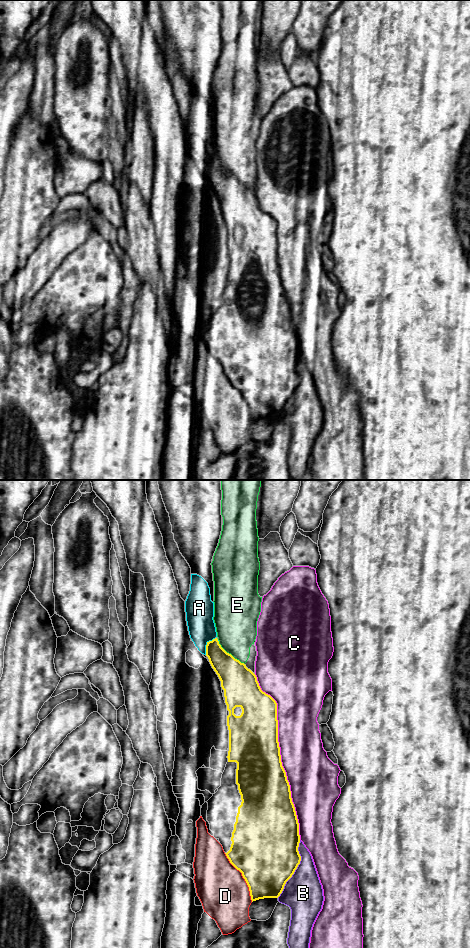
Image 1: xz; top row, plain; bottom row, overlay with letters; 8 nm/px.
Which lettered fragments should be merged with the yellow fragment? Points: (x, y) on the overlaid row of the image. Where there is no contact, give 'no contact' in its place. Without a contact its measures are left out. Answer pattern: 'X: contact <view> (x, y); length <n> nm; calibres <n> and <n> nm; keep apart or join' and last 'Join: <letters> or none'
A: contact xz (206, 645); length 170 nm; calibres 200 and 220 nm; keep apart
B: contact xz (296, 868); length 500 nm; calibres 480 and 320 nm; keep apart
C: contact xz (280, 756); length 1400 nm; calibres 400 and 360 nm; keep apart
D: contact xz (243, 877); length 460 nm; calibres 480 and 400 nm; keep apart
E: contact xz (230, 654); length 280 nm; calibres 280 and 340 nm; keep apart
Join: none

